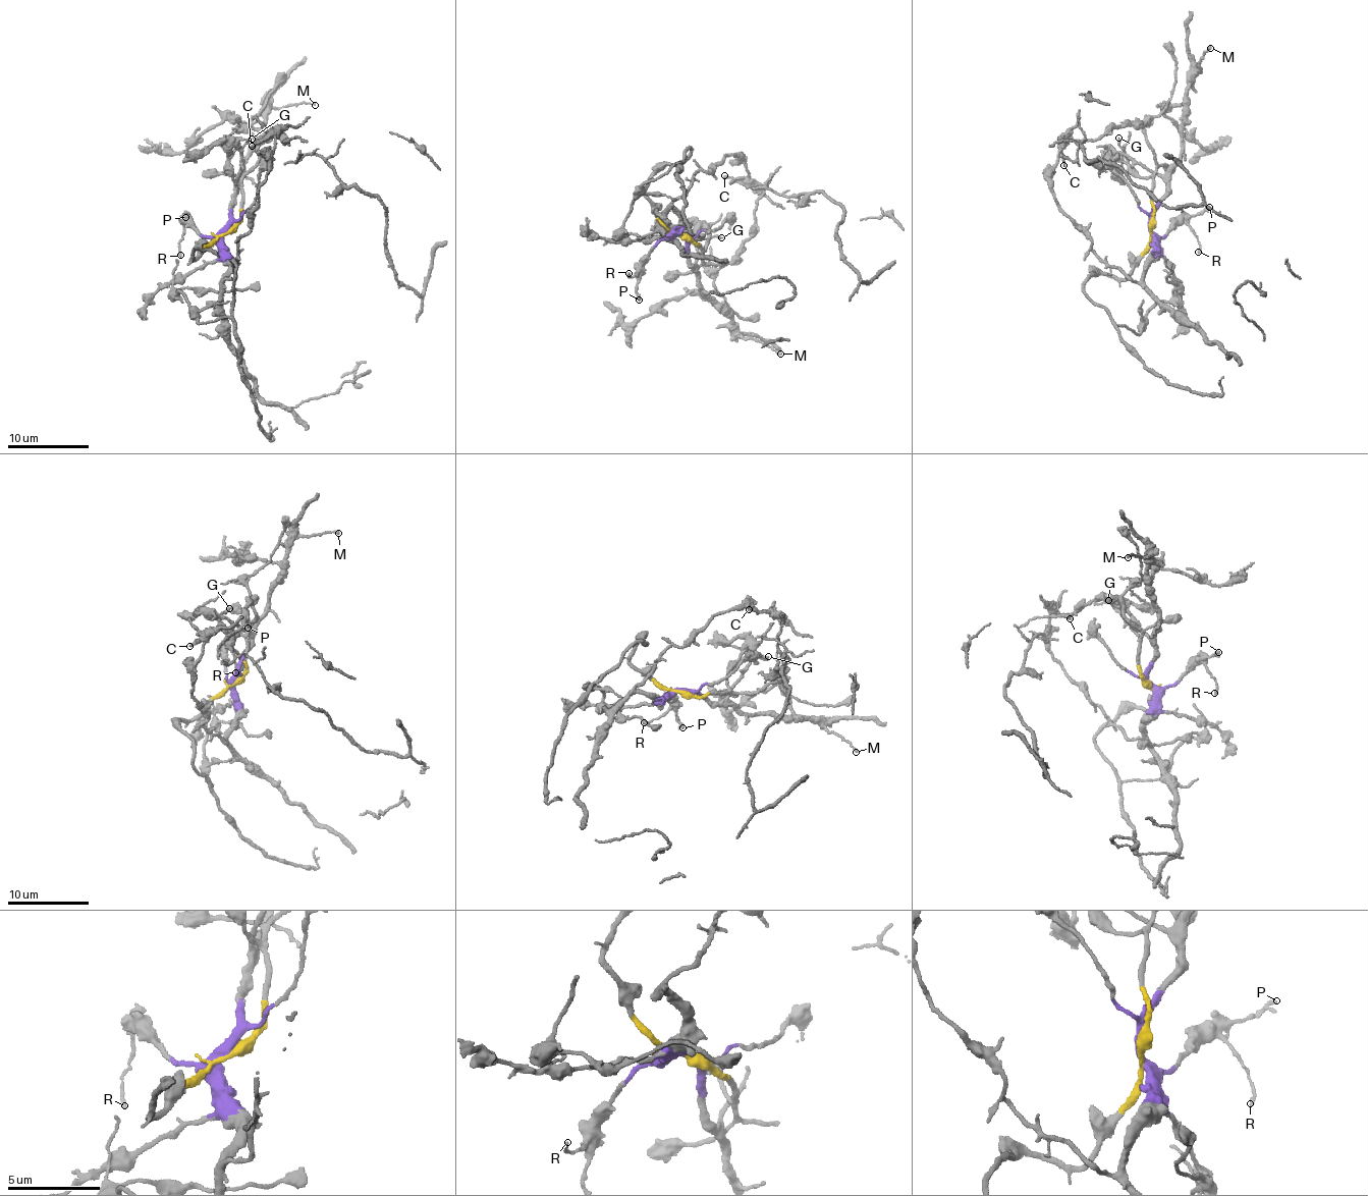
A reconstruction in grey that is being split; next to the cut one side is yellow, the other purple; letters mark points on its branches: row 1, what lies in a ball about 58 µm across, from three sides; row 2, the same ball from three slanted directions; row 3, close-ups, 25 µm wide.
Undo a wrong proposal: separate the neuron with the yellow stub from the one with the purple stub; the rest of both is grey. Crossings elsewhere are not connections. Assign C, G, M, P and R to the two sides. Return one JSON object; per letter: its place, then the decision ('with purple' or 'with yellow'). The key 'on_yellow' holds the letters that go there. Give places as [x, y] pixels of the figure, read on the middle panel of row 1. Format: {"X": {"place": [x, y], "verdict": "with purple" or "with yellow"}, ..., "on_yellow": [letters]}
{"C": {"place": [724, 175], "verdict": "with purple"}, "G": {"place": [721, 237], "verdict": "with yellow"}, "M": {"place": [780, 354], "verdict": "with purple"}, "P": {"place": [639, 300], "verdict": "with purple"}, "R": {"place": [628, 273], "verdict": "with purple"}, "on_yellow": ["G"]}

